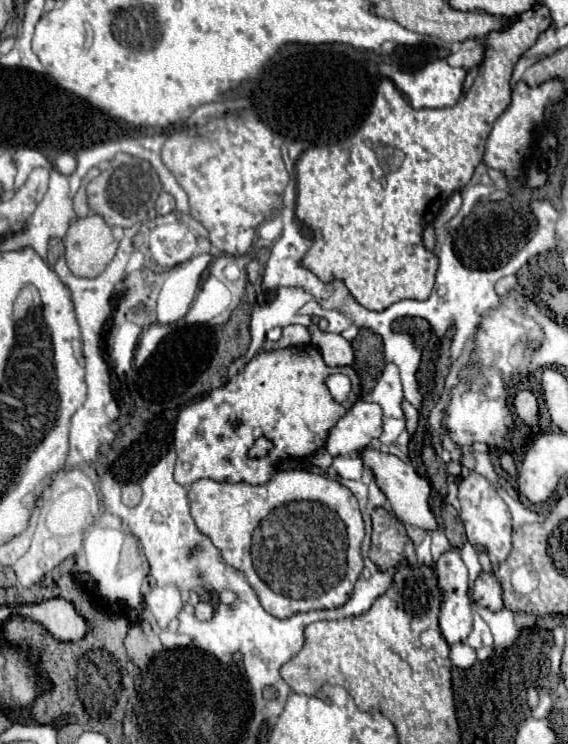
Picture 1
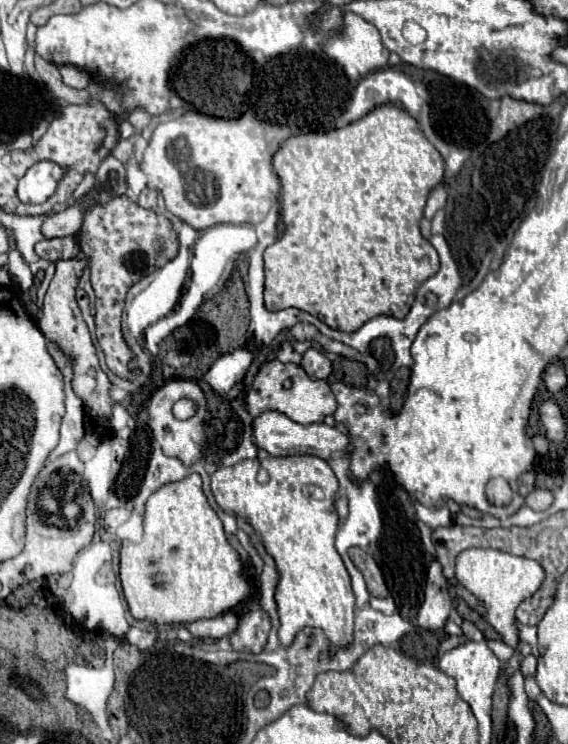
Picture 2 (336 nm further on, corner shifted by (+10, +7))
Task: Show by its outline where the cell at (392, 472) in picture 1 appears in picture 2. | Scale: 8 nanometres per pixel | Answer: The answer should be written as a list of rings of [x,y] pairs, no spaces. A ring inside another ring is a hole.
[[[265,411],[255,417],[251,439],[259,449],[265,449],[269,455],[315,455],[321,459],[329,459],[331,453],[345,451],[349,447],[349,437],[335,427],[327,427],[325,423],[301,425],[279,411]]]

